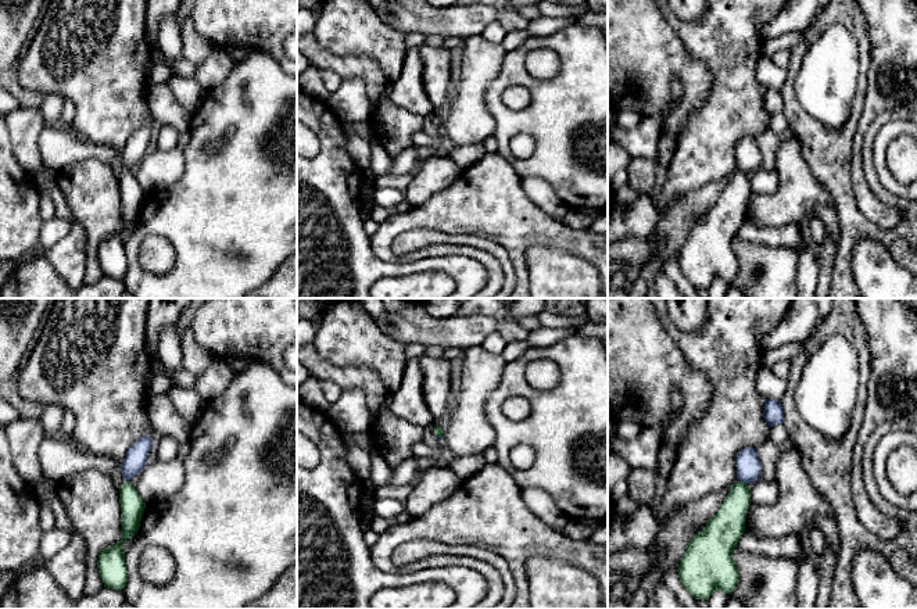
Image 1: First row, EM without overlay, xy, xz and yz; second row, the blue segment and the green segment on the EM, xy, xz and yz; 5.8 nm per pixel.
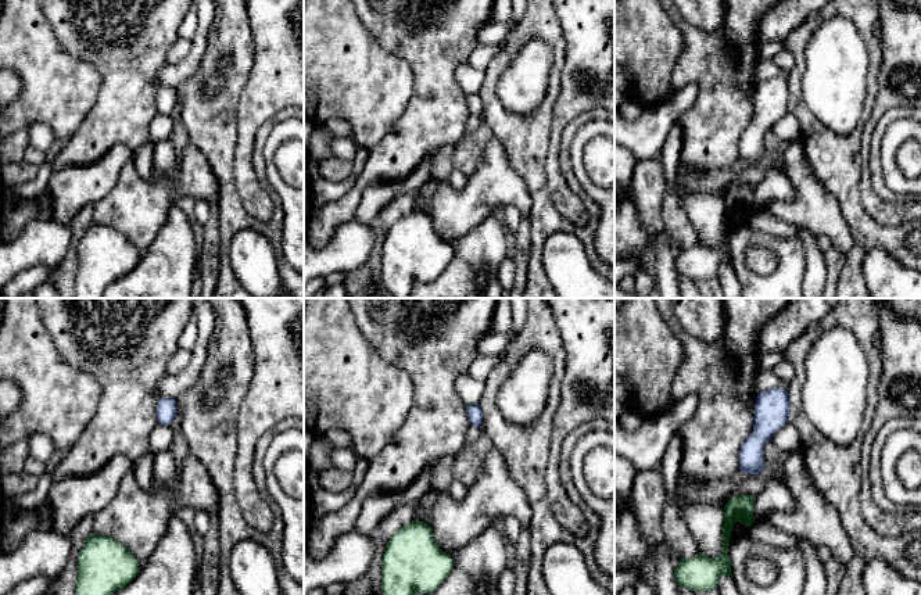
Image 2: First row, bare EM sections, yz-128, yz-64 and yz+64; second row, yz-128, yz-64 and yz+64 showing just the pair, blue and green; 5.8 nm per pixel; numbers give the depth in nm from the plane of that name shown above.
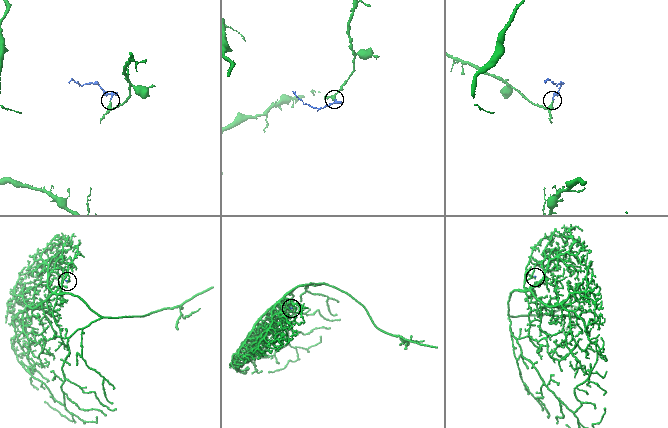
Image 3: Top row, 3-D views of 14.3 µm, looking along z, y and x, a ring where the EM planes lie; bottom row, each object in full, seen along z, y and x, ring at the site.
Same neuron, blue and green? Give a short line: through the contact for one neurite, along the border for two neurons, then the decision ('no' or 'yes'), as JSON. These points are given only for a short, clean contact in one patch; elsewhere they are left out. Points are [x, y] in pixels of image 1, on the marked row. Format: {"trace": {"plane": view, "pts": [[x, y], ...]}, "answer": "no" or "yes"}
{"trace": {"plane": "yz", "pts": [[748, 466], [742, 480], [740, 497], [730, 519]]}, "answer": "yes"}

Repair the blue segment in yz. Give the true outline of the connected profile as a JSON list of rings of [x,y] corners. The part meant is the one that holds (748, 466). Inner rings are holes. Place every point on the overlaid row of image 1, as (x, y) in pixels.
[[[746,447],[737,454],[737,479],[717,513],[689,541],[677,569],[680,581],[695,598],[709,601],[714,591],[732,594],[739,574],[732,559],[745,531],[751,505],[749,483],[760,479],[756,448]]]

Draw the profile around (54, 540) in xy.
[[[57,526],[49,531],[43,531],[40,540],[40,559],[36,562],[26,563],[18,573],[15,574],[25,574],[33,572],[36,567],[43,566],[50,558],[53,558],[57,552],[64,549],[71,540],[71,533],[58,529]]]

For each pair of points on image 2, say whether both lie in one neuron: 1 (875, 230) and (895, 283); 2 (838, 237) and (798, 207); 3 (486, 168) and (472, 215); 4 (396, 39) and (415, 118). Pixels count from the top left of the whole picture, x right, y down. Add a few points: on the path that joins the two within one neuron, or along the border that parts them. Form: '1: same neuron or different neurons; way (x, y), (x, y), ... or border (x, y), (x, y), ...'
1: different neurons; border (862, 260), (870, 250), (884, 248), (906, 268)
2: same neuron; way (828, 228), (807, 210)
3: same neuron; way (486, 179), (486, 190), (472, 204)
4: same neuron; way (415, 58), (423, 67), (423, 99)

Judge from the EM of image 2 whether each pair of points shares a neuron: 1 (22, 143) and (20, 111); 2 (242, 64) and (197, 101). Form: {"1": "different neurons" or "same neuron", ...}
{"1": "different neurons", "2": "same neuron"}

